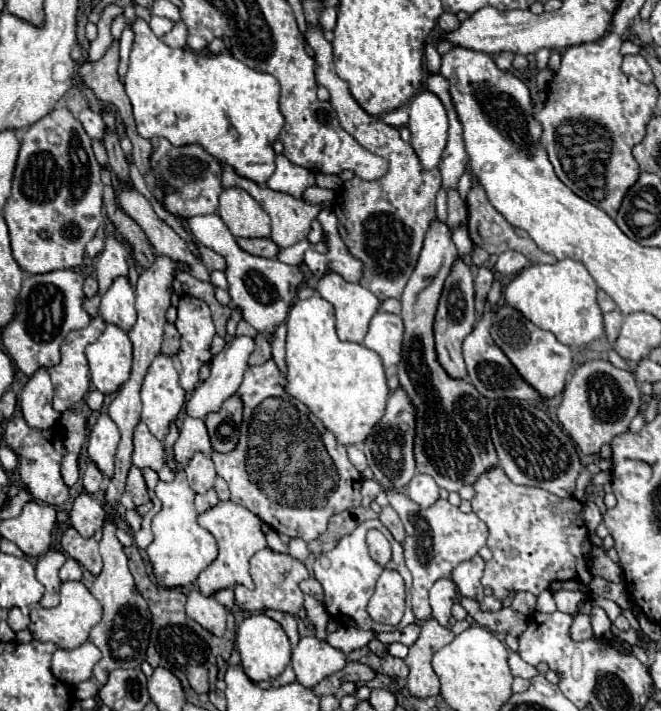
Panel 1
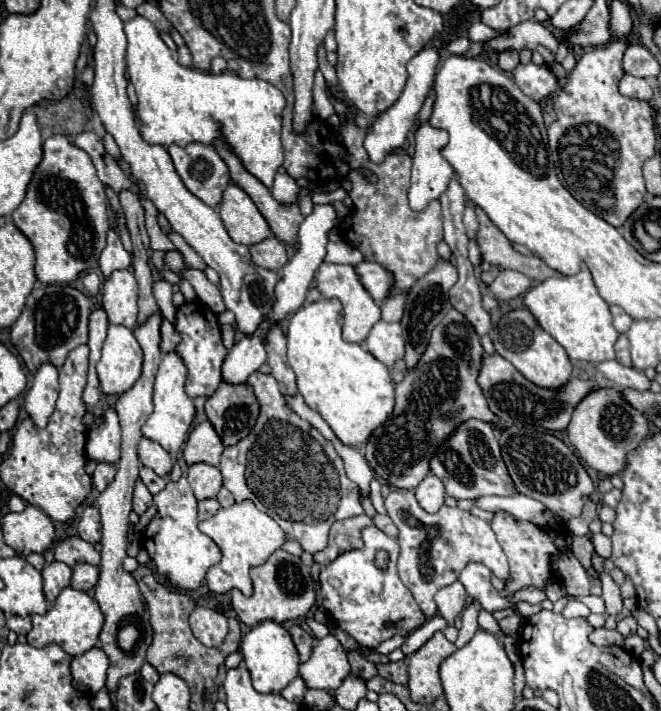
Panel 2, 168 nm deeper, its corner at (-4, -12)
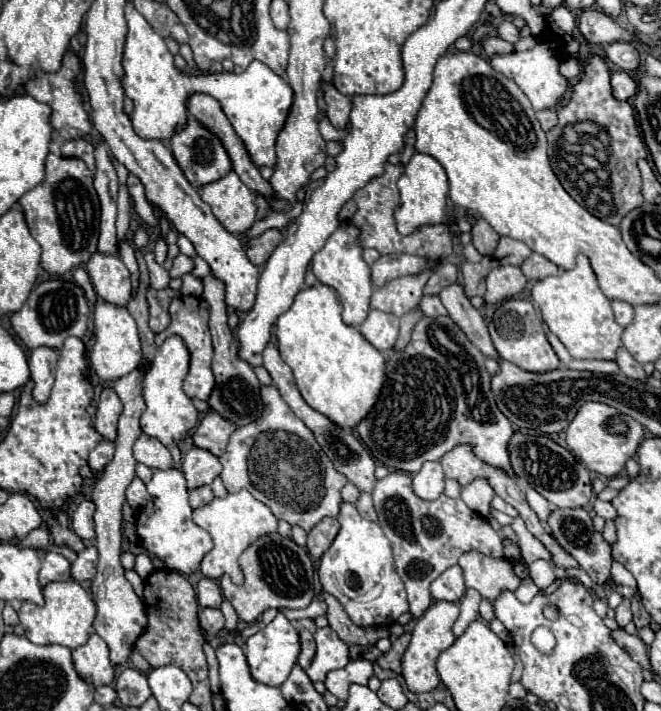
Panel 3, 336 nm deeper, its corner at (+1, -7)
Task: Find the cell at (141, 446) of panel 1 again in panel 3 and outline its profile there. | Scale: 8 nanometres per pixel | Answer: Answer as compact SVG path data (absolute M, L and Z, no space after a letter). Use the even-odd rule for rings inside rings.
M145 433L135 441L133 455L139 463L145 463L151 469L169 469L173 463L169 449L161 441L157 441Z

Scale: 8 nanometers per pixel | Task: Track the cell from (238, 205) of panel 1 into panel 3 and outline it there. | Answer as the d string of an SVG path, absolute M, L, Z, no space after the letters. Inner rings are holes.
M235 171L197 191L229 233L243 235L255 223L257 205L253 203L253 193L241 183Z

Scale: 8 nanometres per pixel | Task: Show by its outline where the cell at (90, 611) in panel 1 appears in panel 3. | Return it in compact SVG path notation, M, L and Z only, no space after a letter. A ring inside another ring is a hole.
M73 579L63 581L63 583L49 583L43 589L43 595L45 595L43 607L37 607L37 605L25 601L19 609L19 621L25 629L25 637L31 643L37 643L37 645L57 643L57 645L63 645L63 647L69 647L69 649L81 647L89 639L89 631L91 631L93 619L97 615L93 599Z

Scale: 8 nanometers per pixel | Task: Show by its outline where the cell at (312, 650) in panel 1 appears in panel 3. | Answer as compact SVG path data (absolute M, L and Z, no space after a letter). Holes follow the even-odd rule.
M331 627L317 629L315 643L317 643L315 659L305 669L305 673L309 675L309 679L313 683L315 681L325 681L329 671L341 669L349 663L349 647L337 637L337 633Z

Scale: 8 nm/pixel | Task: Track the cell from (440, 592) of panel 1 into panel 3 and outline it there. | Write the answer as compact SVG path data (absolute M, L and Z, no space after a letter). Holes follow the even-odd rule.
M453 565L445 573L441 573L431 583L431 595L437 601L453 601L453 603L457 603L465 595L461 567L459 565Z

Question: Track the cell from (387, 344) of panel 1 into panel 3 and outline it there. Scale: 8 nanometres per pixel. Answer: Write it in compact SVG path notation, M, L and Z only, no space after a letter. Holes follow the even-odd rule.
M373 309L365 323L359 325L359 331L377 351L391 351L399 335L399 317Z

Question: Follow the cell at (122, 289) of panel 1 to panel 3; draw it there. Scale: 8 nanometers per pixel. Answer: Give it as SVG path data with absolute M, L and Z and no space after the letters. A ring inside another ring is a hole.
M93 253L87 263L87 273L95 287L95 293L107 301L117 303L117 307L127 307L131 299L131 273L117 255Z

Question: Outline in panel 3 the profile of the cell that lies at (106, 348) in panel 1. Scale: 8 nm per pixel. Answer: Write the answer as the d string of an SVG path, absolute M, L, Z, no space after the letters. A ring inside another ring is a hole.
M99 301L95 307L95 333L97 333L97 341L95 341L89 361L101 381L113 383L139 367L139 363L141 363L139 333L137 333L137 325L135 325L133 317L129 315L129 311L125 307L117 307L117 305Z

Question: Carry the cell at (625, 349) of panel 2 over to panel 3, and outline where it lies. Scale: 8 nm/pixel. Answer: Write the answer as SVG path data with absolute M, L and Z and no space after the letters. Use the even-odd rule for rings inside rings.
M619 347L617 349L617 365L621 367L621 371L627 375L627 377L633 377L633 379L645 379L645 371L641 367L641 363L637 363L629 351L625 351L625 347Z

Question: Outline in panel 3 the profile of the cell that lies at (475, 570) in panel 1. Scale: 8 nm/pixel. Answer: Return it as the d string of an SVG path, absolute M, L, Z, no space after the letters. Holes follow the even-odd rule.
M467 551L459 559L459 567L463 569L465 587L477 589L481 597L491 603L501 591L515 591L521 585L521 579L517 581L507 559L491 559L477 551Z

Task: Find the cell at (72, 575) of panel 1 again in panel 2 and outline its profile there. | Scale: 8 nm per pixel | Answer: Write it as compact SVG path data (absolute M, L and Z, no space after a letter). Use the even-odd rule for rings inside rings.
M76 564L72 568L72 588L74 590L90 590L92 586L96 586L98 582L98 574L100 574L100 568L94 566L94 564Z

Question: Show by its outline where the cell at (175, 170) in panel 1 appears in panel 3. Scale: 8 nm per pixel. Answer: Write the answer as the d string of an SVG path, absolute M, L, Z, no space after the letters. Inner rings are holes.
M189 119L189 123L171 137L169 149L171 149L177 165L181 167L183 175L187 177L187 181L193 187L209 185L221 177L225 177L231 171L231 161L221 145L221 141L213 133L209 133L205 127L201 127L195 119Z

